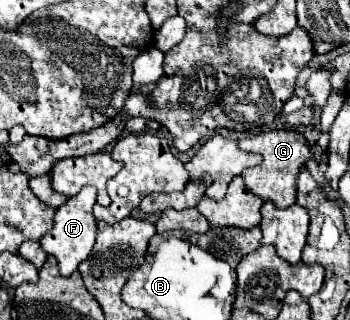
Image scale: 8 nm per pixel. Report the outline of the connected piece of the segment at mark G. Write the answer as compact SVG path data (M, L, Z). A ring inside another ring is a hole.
M273 129L267 133L255 135L255 137L241 139L239 149L247 151L247 153L259 153L263 157L263 163L259 167L247 169L241 175L245 185L249 187L249 191L253 191L263 201L271 201L277 209L293 205L295 203L295 181L297 181L299 169L303 167L303 163L314 157L310 146L303 141L301 133Z

